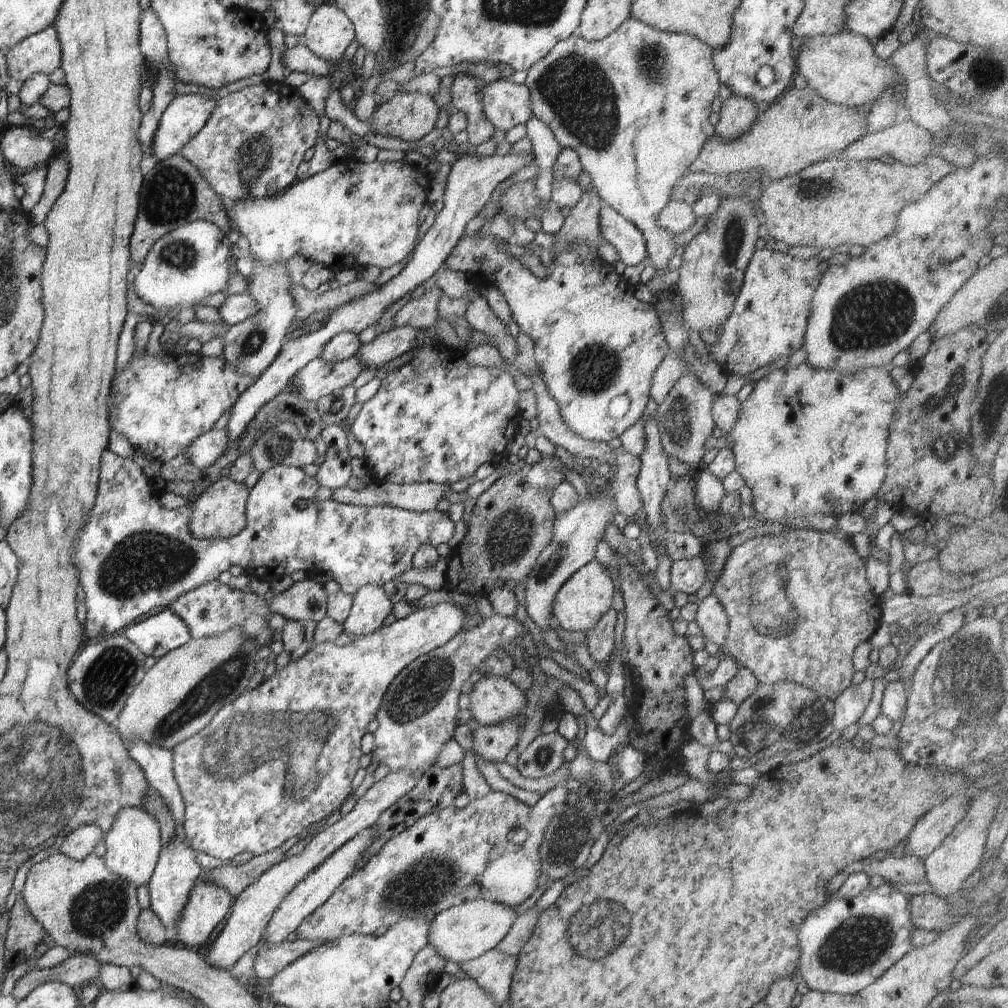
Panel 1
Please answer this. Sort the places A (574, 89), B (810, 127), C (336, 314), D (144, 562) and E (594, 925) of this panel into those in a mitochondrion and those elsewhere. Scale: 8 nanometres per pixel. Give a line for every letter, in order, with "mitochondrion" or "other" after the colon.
A: mitochondrion
B: other
C: other
D: mitochondrion
E: mitochondrion

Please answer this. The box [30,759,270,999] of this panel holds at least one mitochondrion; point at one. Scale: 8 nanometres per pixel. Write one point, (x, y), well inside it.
(101, 907)

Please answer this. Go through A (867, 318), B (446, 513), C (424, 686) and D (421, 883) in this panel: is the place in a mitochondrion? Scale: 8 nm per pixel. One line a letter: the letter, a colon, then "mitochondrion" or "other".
A: mitochondrion
B: other
C: mitochondrion
D: mitochondrion

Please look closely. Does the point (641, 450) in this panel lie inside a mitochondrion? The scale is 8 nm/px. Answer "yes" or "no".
no

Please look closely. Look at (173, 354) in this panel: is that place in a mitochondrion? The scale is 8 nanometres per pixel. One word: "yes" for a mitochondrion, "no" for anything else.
no

